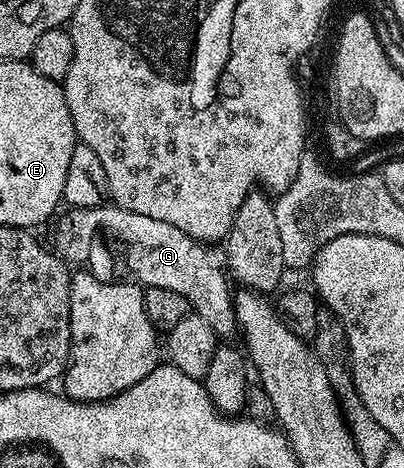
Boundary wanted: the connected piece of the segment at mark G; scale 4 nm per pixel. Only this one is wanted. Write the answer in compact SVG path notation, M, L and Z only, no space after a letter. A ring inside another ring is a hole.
M105 202L100 206L92 206L91 209L79 209L70 207L56 219L56 226L53 232L52 247L57 256L68 265L81 266L86 263L86 246L91 240L98 237L101 228L109 230L115 234L125 246L125 264L129 268L131 275L142 287L155 287L170 289L171 292L178 292L185 300L189 302L190 309L207 320L207 324L219 338L235 334L238 331L237 317L234 314L233 288L230 288L230 279L226 271L218 264L213 262L206 245L197 242L187 236L179 228L166 224L163 220L152 219L151 216L142 216L137 212L131 212L118 206L114 202Z

